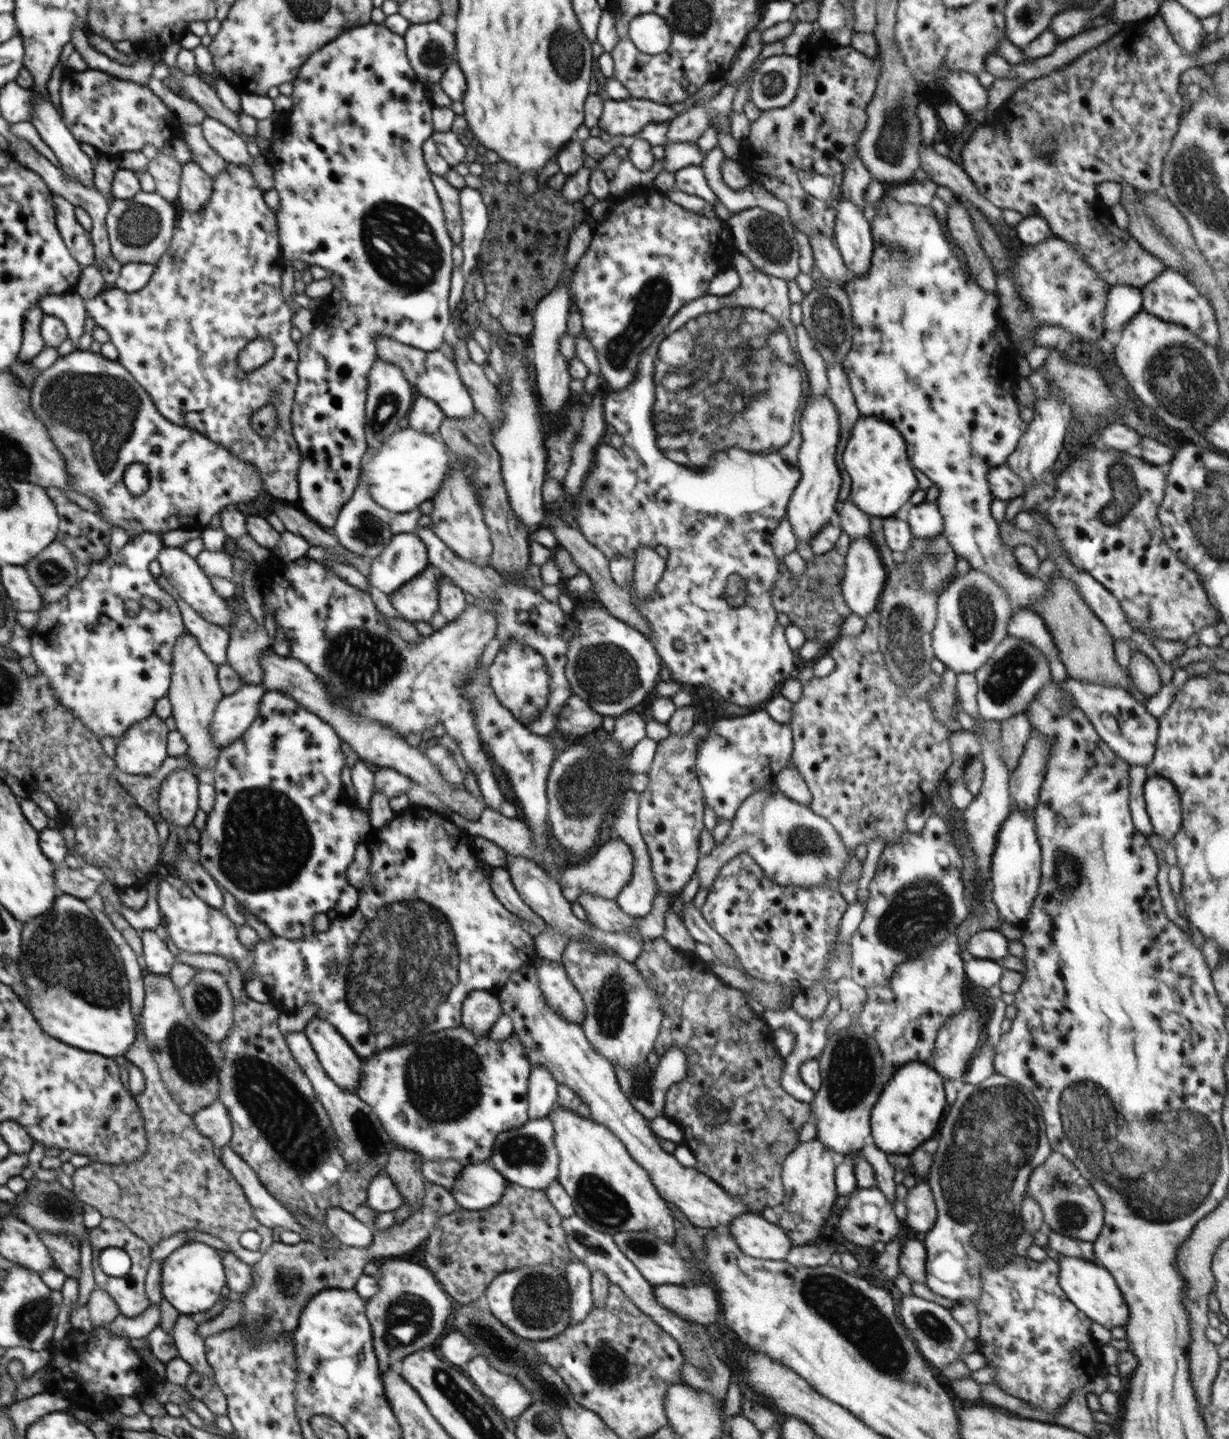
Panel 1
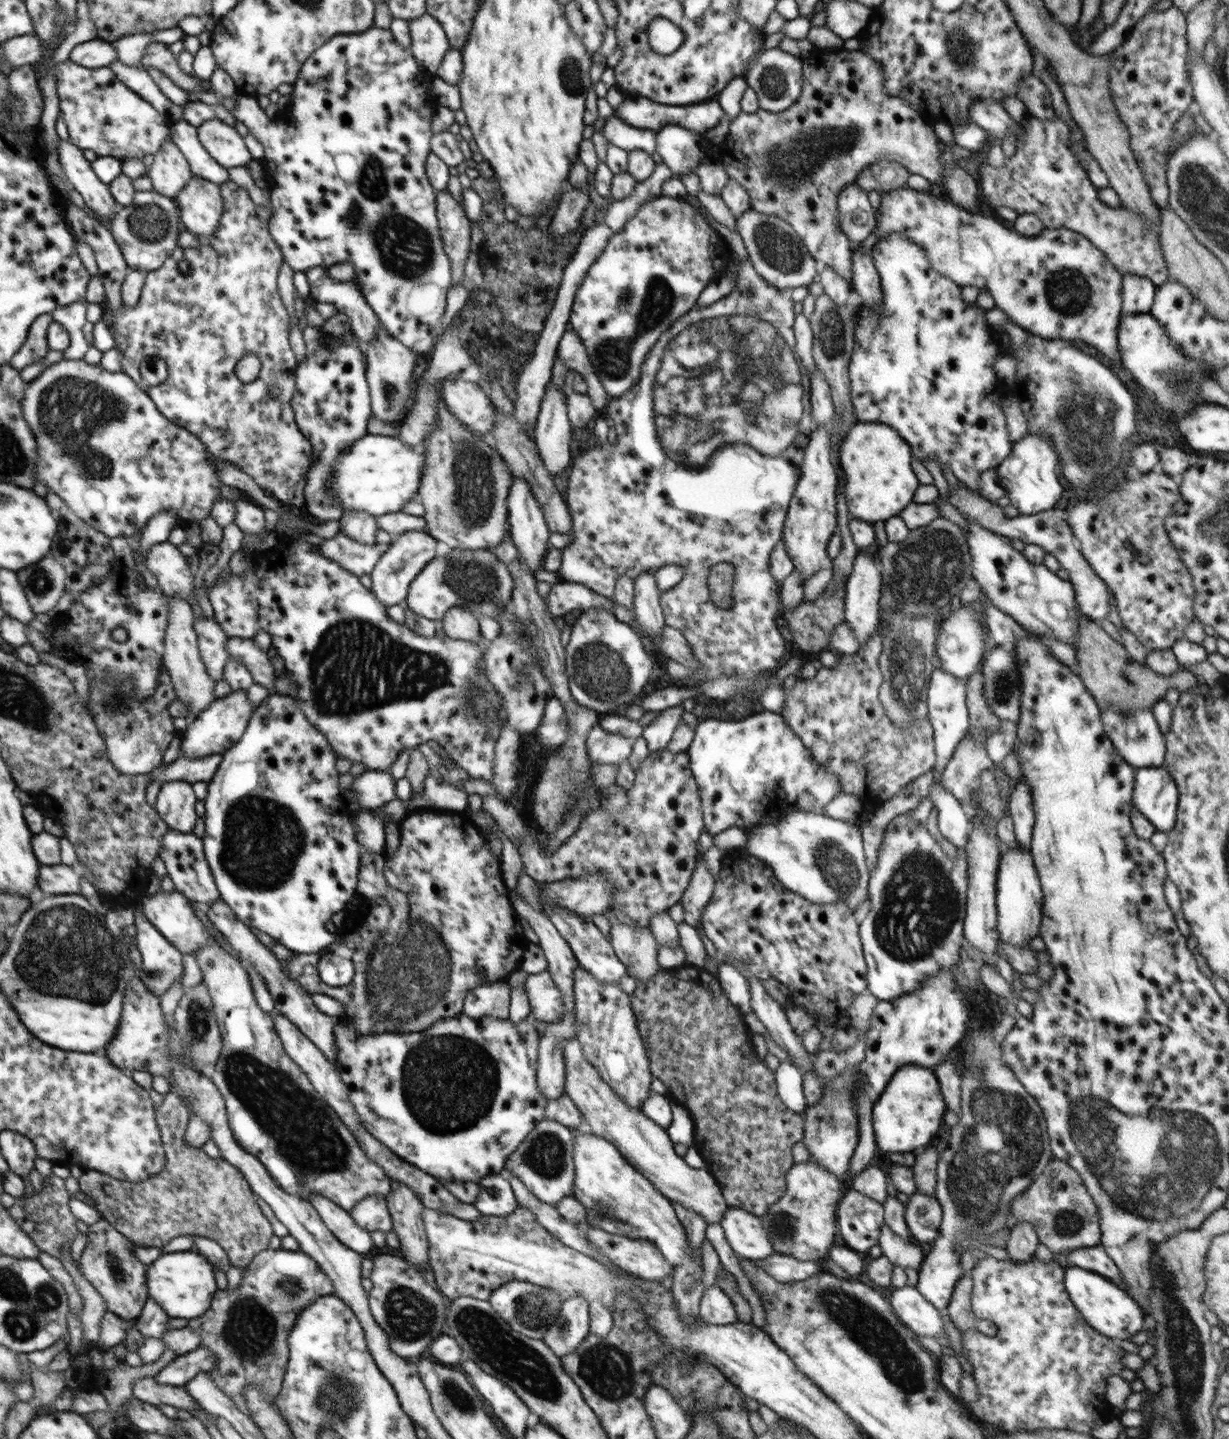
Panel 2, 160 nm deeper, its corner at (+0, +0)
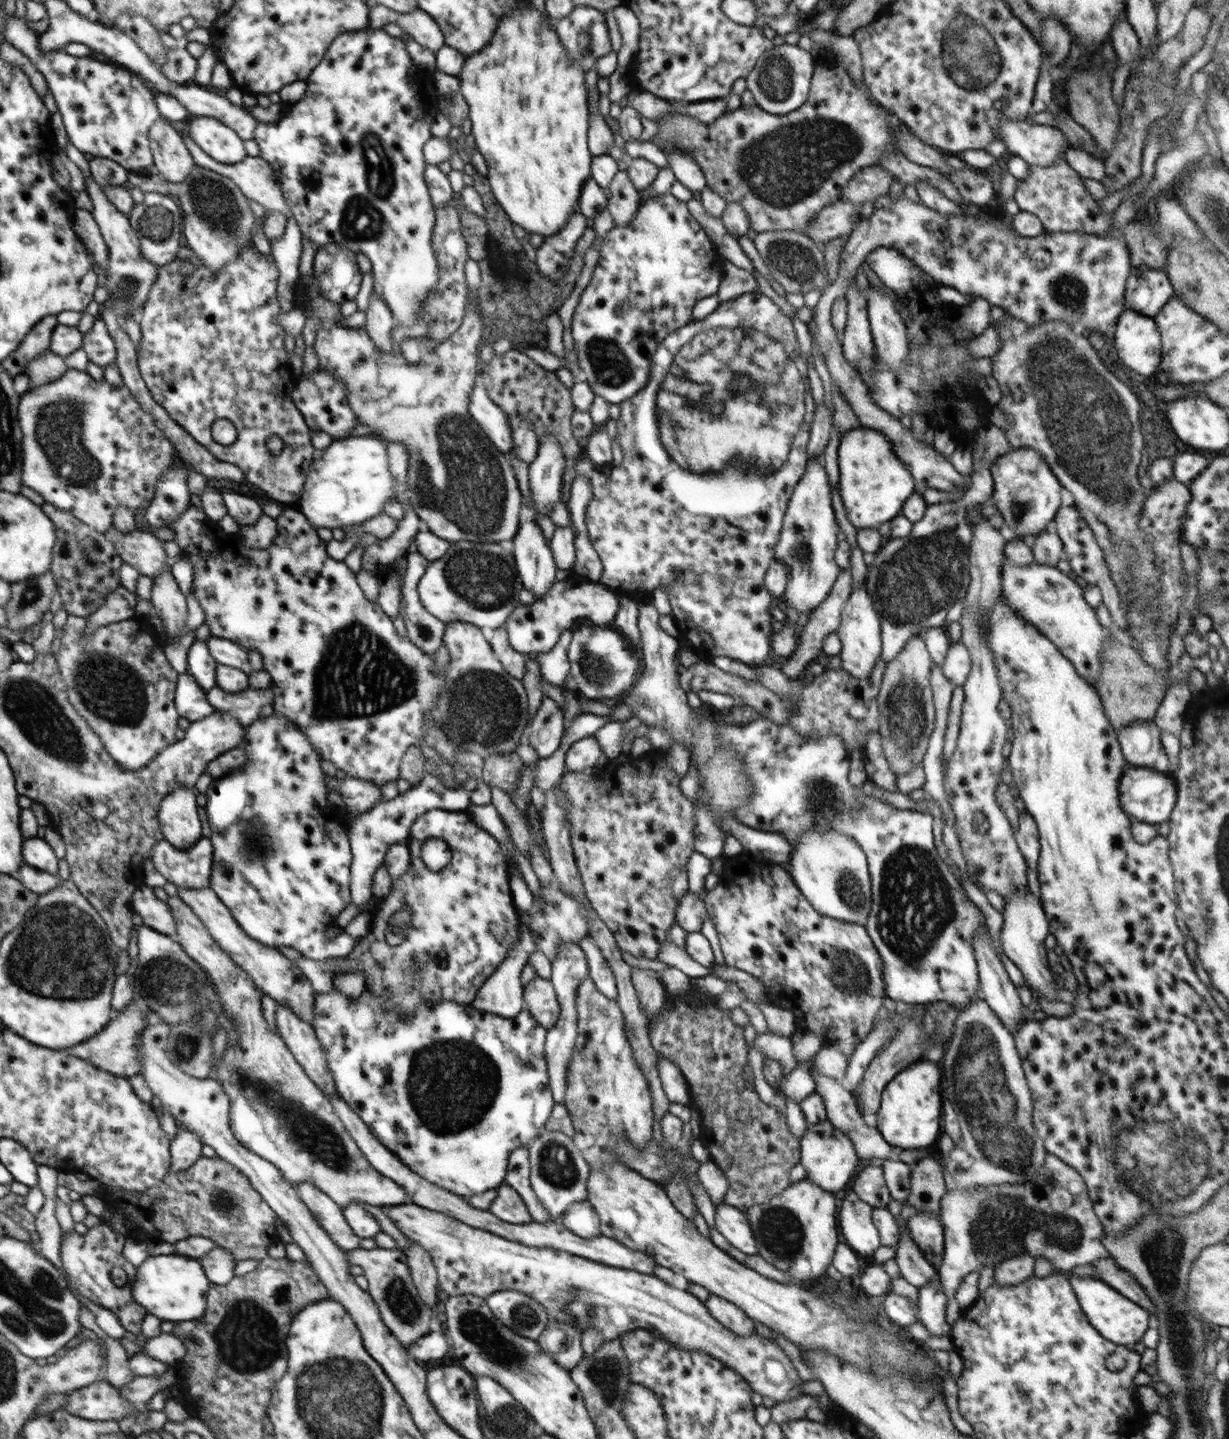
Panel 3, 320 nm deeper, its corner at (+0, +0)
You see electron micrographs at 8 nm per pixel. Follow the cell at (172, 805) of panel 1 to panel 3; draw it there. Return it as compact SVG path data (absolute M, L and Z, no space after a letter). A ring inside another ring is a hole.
M177 788L169 792L159 804L157 817L162 838L177 850L194 847L202 837L194 788Z

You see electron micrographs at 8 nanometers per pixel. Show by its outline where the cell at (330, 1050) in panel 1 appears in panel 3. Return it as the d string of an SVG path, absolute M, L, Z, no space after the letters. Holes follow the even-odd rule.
M177 886L177 891L177 896L192 909L192 912L208 929L215 943L249 974L258 990L272 997L276 1002L288 1005L313 1028L313 1008L316 992L312 988L308 977L304 976L302 969L277 949L264 946L252 940L240 928L228 907L218 898L218 895L211 887L191 889Z

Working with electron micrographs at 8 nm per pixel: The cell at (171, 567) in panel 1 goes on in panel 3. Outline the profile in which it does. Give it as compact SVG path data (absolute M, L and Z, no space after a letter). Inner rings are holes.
M114 527L112 540L117 556L130 567L134 567L140 575L153 579L158 576L158 572L171 570L173 561L164 551L164 541L149 531L136 528L125 533Z

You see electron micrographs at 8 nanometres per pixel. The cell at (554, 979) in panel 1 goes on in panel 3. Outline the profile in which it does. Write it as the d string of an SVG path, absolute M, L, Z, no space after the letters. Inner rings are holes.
M537 976L525 986L523 995L527 1010L536 1022L547 1030L554 1028L559 1020L561 1005L550 980Z

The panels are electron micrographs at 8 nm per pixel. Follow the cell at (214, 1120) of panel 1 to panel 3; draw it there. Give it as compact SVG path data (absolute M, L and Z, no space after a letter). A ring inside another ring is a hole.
M181 1128L176 1138L170 1143L171 1165L170 1173L178 1173L178 1171L190 1168L198 1158L202 1157L203 1144L199 1138L189 1130Z

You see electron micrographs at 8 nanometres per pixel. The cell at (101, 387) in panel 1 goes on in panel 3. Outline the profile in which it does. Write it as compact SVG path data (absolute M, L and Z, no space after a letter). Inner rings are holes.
M70 368L58 380L36 387L36 392L32 392L34 388L19 400L18 426L23 434L23 485L41 494L46 503L58 510L68 511L99 533L104 534L113 526L116 507L133 508L136 516L139 506L150 504L156 483L170 467L186 465L189 468L187 485L191 494L202 494L207 486L208 478L181 460L175 445L156 426L151 413L140 408L140 403L126 385L116 386L105 379L99 383L83 369Z

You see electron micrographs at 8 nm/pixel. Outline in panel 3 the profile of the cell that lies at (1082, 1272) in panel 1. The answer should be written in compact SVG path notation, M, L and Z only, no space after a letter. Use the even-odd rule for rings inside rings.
M1072 1276L1069 1277L1069 1281L1089 1324L1105 1339L1126 1347L1133 1347L1141 1341L1149 1327L1149 1312L1139 1304L1132 1304L1132 1300L1122 1296L1115 1288L1100 1279L1090 1276Z

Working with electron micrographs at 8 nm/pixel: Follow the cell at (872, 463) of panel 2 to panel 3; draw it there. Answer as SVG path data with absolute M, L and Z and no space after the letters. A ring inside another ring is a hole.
M860 427L842 436L837 450L839 493L854 528L876 528L900 514L900 508L916 491L911 472L896 456L891 440L882 432Z

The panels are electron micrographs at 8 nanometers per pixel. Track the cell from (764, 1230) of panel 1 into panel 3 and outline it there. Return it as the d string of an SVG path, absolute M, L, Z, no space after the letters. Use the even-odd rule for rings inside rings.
M719 1203L715 1208L715 1226L740 1252L757 1254L757 1242L751 1224L739 1208Z

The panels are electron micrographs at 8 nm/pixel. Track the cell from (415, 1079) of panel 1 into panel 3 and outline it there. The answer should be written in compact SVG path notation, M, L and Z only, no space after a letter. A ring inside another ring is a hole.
M332 987L327 993L315 993L313 1013L313 1029L326 1056L328 1069L332 1072L339 1097L353 1108L362 1122L370 1127L376 1138L408 1166L410 1171L446 1191L466 1198L491 1189L497 1190L504 1183L510 1153L515 1148L528 1145L538 1135L538 1130L549 1121L556 1103L548 1086L548 1070L544 1058L547 1029L540 1026L528 1010L523 1010L512 1018L504 1018L474 1008L472 1004L460 1004L442 999L438 999L437 1002L420 1001L415 1006L415 1015L412 1016L408 1026L408 1022L395 1009L393 1000L388 998L388 994L376 995L365 990L358 998L351 999Z

